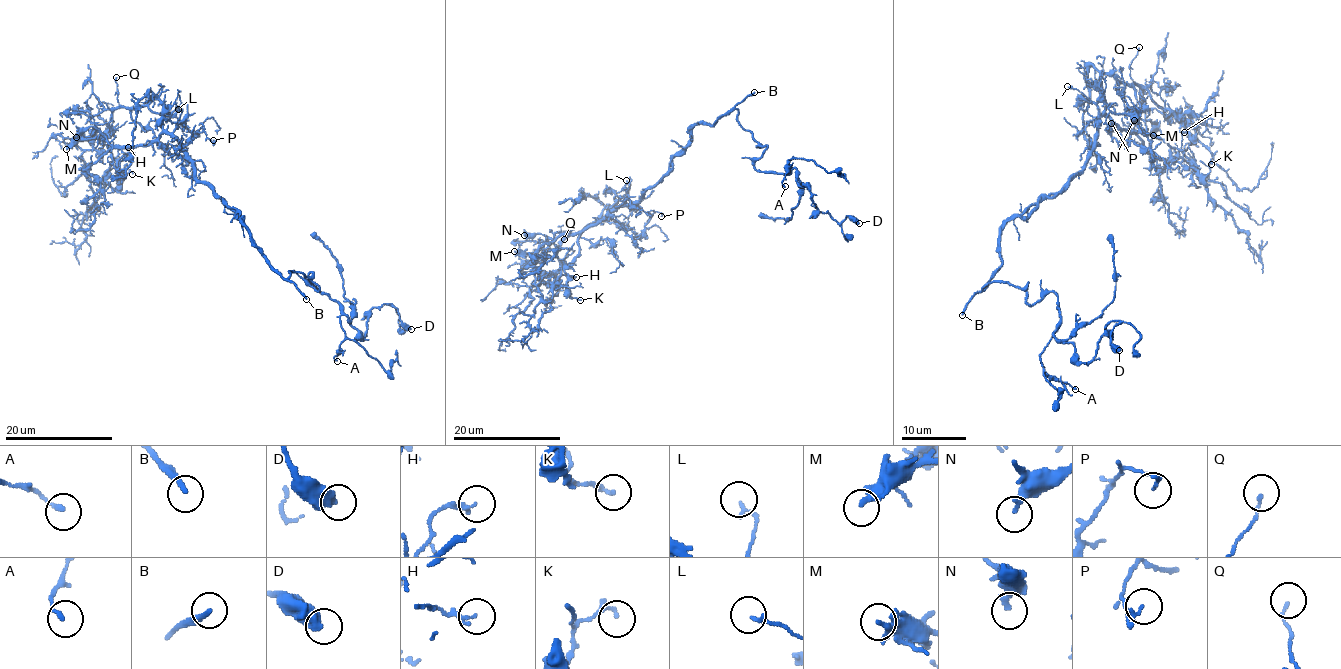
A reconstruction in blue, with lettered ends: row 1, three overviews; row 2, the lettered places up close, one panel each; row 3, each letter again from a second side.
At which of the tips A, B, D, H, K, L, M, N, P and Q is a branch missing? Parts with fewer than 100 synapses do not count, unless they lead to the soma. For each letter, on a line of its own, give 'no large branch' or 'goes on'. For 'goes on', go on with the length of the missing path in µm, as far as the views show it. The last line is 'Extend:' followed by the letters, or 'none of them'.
A: no large branch
B: goes on; missing 70 µm
D: no large branch
H: no large branch
K: no large branch
L: no large branch
M: no large branch
N: no large branch
P: no large branch
Q: no large branch
Extend: B

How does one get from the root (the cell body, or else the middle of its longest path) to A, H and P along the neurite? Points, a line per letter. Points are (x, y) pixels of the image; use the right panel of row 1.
A: (1030, 206), (1006, 222), (981, 289), (1007, 281), (1028, 303), (1054, 292), (1040, 363), (1075, 389)
H: (1030, 206), (1058, 193), (1083, 167), (1103, 115), (1119, 128), (1163, 138), (1179, 149), (1184, 132)
P: (1030, 206), (1083, 167), (1105, 109), (1101, 75), (1114, 78), (1137, 114), (1109, 114), (1111, 123)

